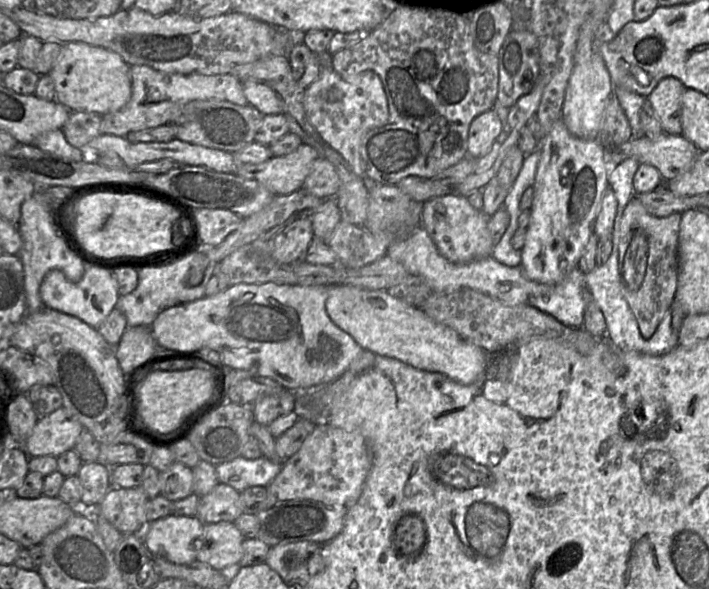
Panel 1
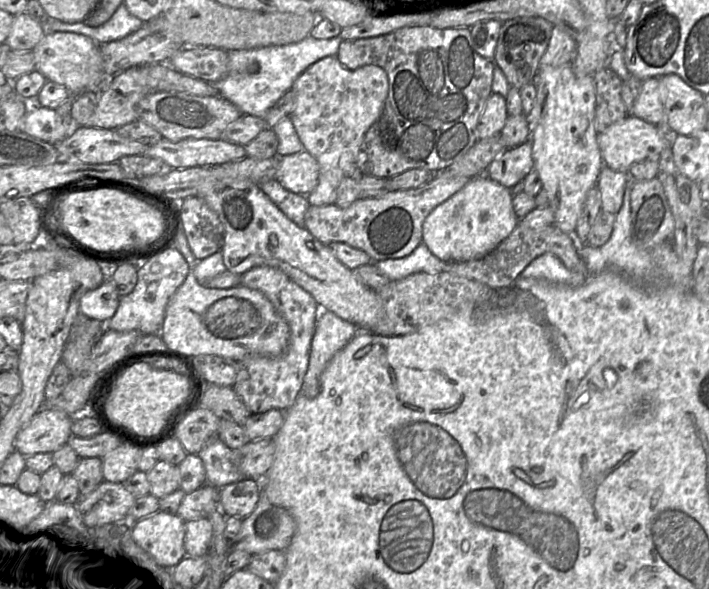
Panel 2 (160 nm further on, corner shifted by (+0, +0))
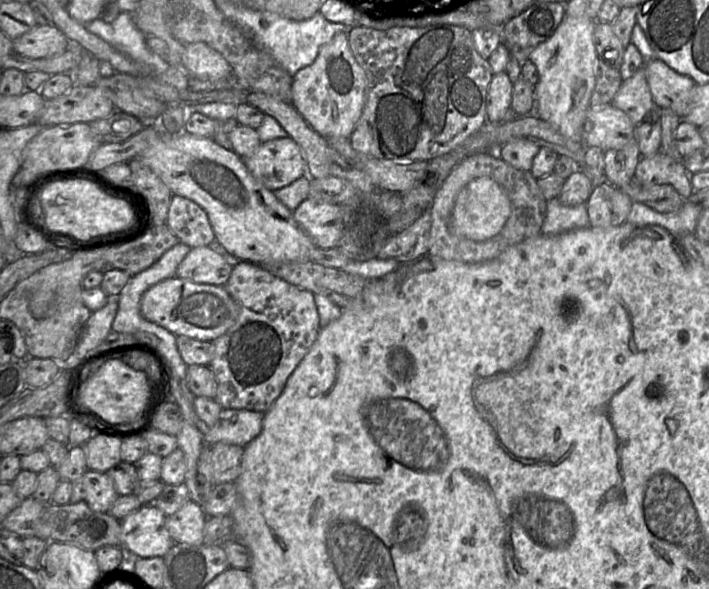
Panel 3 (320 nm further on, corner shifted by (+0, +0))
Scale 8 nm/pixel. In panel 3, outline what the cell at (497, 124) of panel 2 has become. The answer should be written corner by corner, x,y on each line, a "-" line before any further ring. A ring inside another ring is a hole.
506,71
493,74
486,96
486,119
491,123
502,123
510,115
513,83

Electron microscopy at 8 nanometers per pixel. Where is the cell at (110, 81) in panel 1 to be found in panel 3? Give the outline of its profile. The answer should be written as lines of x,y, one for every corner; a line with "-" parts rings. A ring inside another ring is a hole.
53,24
36,25
12,41
14,53
32,59
58,56
64,53
70,44
65,34

